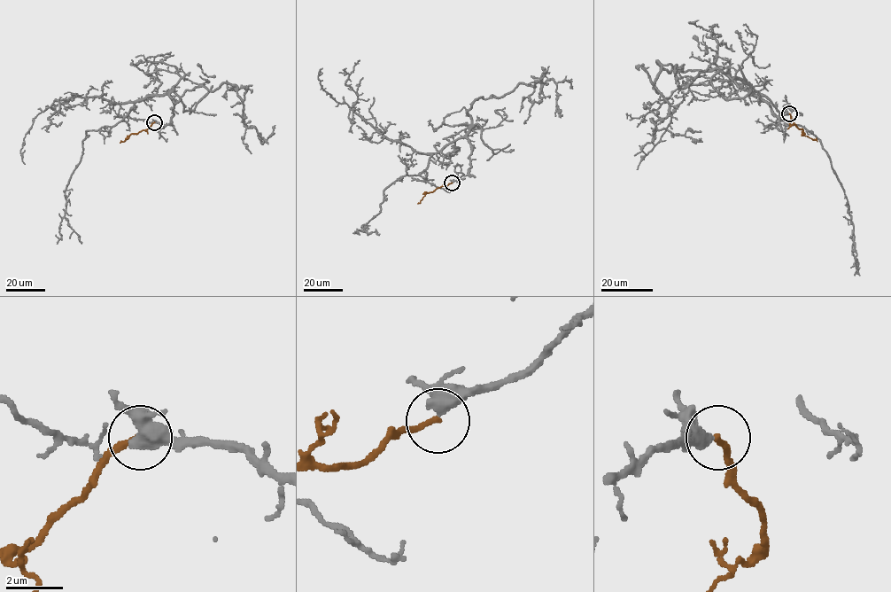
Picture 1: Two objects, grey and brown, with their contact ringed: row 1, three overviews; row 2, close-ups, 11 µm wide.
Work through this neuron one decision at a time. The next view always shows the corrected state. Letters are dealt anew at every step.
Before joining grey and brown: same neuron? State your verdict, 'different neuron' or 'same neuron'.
same neuron

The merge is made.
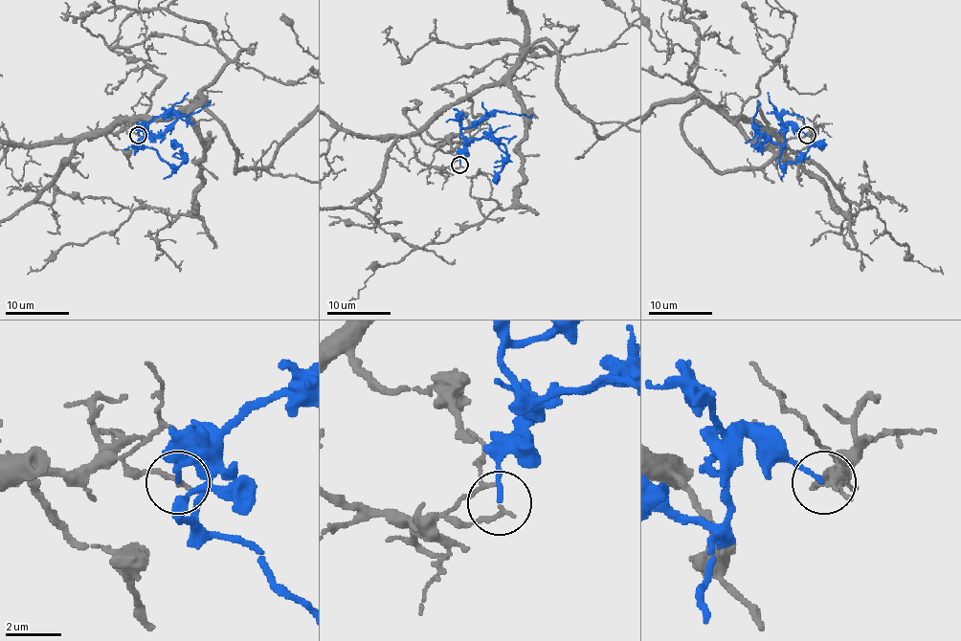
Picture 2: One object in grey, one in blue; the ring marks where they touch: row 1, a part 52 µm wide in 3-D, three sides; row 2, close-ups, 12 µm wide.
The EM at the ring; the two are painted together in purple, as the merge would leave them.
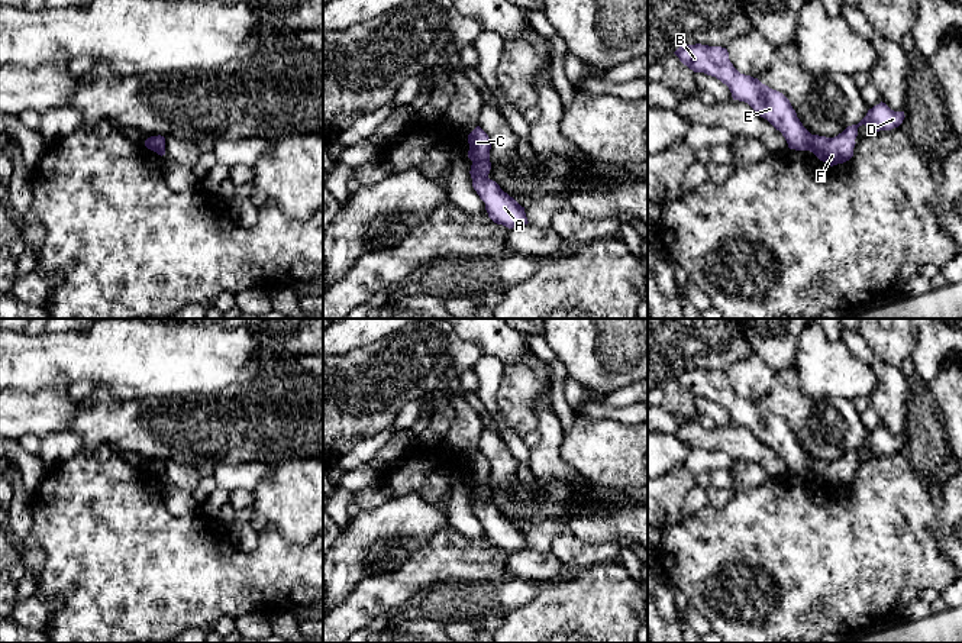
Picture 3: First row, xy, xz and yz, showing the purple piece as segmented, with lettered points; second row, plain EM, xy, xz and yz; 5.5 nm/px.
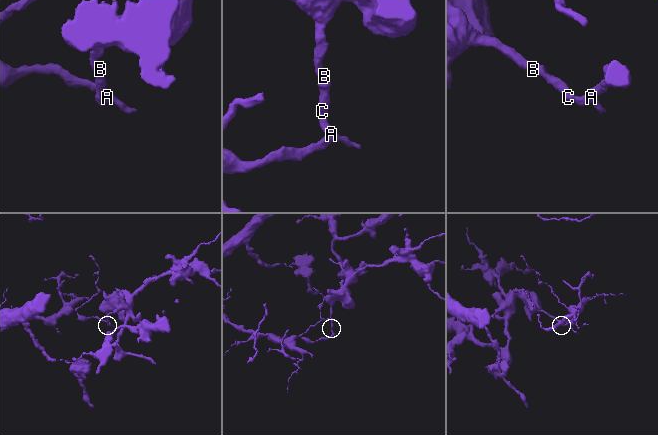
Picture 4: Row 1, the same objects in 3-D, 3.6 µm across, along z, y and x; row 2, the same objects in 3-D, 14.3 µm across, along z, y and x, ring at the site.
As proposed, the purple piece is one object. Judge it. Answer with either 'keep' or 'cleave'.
cleave

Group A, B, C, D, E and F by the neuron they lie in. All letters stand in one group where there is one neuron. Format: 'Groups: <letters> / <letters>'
Groups: A D F / B C E

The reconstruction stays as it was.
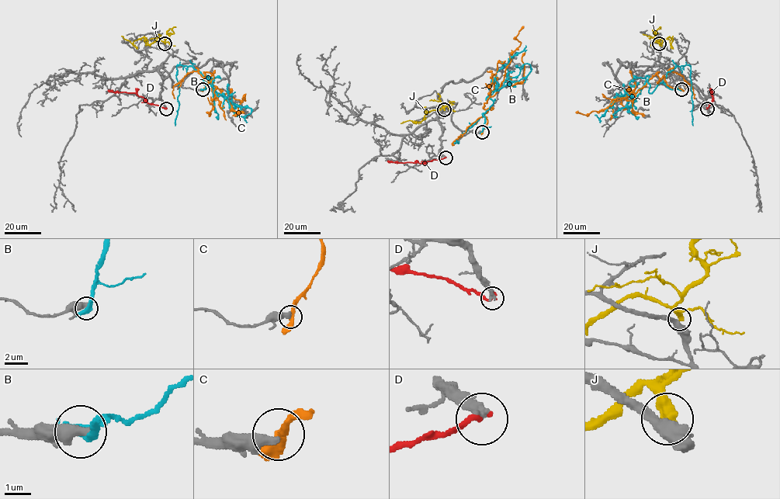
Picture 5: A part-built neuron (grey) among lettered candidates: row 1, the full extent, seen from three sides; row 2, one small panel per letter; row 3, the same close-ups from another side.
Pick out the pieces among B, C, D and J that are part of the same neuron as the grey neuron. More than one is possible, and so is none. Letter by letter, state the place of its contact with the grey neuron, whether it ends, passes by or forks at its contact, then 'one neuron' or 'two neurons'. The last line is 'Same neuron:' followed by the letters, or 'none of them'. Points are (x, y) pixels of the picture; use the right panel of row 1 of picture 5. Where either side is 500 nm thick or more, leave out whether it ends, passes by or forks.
B: (681, 89) | two neurons
C: (681, 89) | it passes by | two neurons
D: (707, 109) | it passes by | two neurons
J: (659, 43) | it ends | two neurons
Same neuron: none of them

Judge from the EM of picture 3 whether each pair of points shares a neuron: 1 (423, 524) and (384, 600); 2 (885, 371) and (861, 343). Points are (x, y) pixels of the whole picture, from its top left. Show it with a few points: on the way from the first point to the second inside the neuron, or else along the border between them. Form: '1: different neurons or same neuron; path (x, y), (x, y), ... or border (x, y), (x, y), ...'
1: different neurons; border (429, 540), (415, 549), (394, 569), (371, 575)
2: same neuron; path (878, 365), (864, 351)

